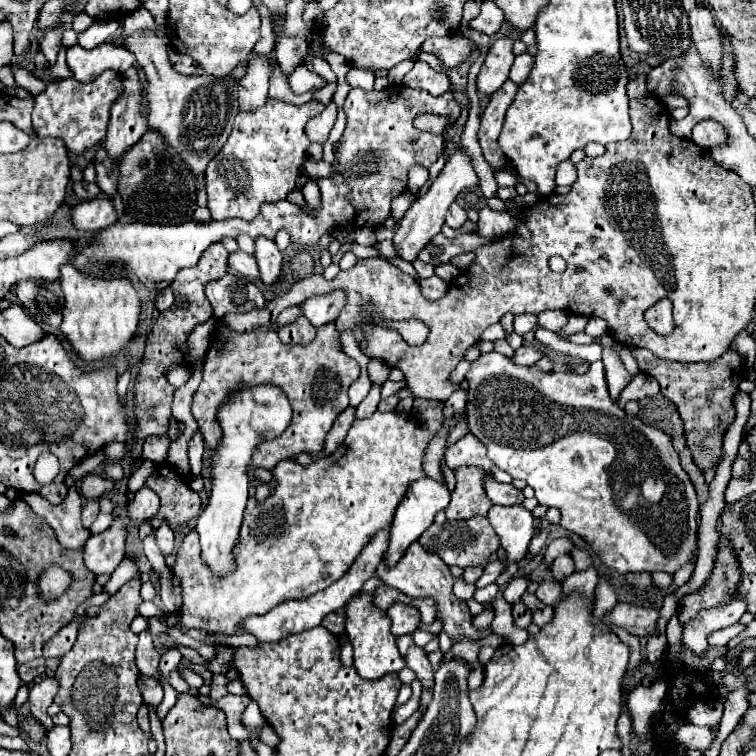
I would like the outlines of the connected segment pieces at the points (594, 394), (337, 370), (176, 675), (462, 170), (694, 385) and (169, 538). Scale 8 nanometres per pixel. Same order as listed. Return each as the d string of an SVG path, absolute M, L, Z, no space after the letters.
M492 350L488 354L480 354L480 358L472 362L470 372L466 374L466 380L470 382L468 404L466 404L468 430L472 434L476 434L476 438L480 442L486 444L488 458L500 470L506 470L512 478L520 478L530 488L534 488L536 498L542 506L558 508L560 510L560 526L578 534L578 536L582 536L608 568L614 568L622 574L626 574L626 572L650 572L650 574L652 572L668 572L668 574L676 574L676 570L680 570L684 564L688 564L692 560L692 556L696 554L696 548L698 548L698 510L700 510L700 504L698 504L696 490L690 482L690 476L680 466L680 458L678 458L674 444L672 444L672 438L668 434L660 432L658 428L646 426L644 422L628 416L622 408L618 408L614 404L614 400L608 394L608 386L606 386L606 378L604 378L604 364L600 360L590 364L586 374L540 372L534 366L516 366L506 356Z
M334 322L318 328L316 338L304 346L284 344L270 328L256 328L252 332L238 334L222 324L218 326L218 334L212 336L212 344L206 352L202 382L192 400L192 414L198 422L198 430L202 432L206 446L214 448L222 438L222 430L216 422L216 408L224 402L228 392L242 384L254 386L260 382L270 382L280 386L292 404L292 422L282 436L272 442L262 442L256 448L250 464L252 468L262 466L272 470L280 460L288 460L298 452L312 454L324 446L324 438L332 428L332 422L348 406L348 386L358 378L358 374L358 362L346 356L340 348Z
M178 668L170 672L170 676L168 676L168 682L170 682L170 686L172 686L174 690L178 690L180 694L182 694L182 692L188 692L188 690L190 690L190 686L186 684L186 680L184 680L184 676L182 676L182 672L180 672Z
M458 146L448 156L442 172L436 176L436 180L432 182L432 186L428 188L428 192L424 196L420 196L408 208L408 212L404 214L404 218L400 222L400 228L398 228L398 234L394 234L394 238L392 238L394 240L394 248L398 250L400 258L404 258L406 262L414 262L416 254L426 246L426 242L440 232L440 228L444 224L444 218L446 218L446 212L448 212L448 206L456 200L456 196L462 190L466 190L470 186L476 186L476 184L478 184L478 176L476 176L476 172L472 168L472 158L466 154L464 148Z
M730 348L720 360L714 362L668 362L654 356L648 350L632 350L632 356L638 360L642 372L648 372L652 378L658 380L660 392L670 398L684 422L684 436L686 448L692 452L694 464L706 474L706 470L714 470L722 460L722 438L728 426L734 422L734 408L732 396L738 392L738 384L744 376L744 366L740 354Z
M162 524L156 530L156 540L158 540L158 546L160 546L164 556L174 550L174 532L172 532L172 528L168 524Z

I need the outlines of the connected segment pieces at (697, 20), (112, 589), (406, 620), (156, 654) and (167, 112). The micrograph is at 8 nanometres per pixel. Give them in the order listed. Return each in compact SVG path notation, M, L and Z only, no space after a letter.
M696 2L696 6L688 12L688 16L690 16L692 42L696 44L702 60L708 62L714 72L718 72L722 44L720 44L720 30L716 28L712 12L702 2Z
M126 554L126 558L122 560L122 564L114 570L110 582L104 586L104 592L108 592L108 594L116 594L120 586L124 586L128 580L132 580L132 578L138 576L138 574L140 574L140 572L138 572L138 564L136 564L136 560L132 560L132 556Z
M392 604L392 608L386 610L392 620L392 634L412 634L420 624L420 612L412 608L412 604Z
M150 630L140 632L140 640L138 640L138 648L136 648L136 666L138 666L140 674L150 676L160 682L162 680L160 670L158 670L160 656L162 656L162 652L152 644Z
M144 28L134 34L128 34L124 40L124 48L134 52L136 64L146 74L146 96L148 96L148 124L150 128L156 128L160 134L164 134L164 140L168 146L172 146L182 160L190 166L194 176L202 176L206 170L206 164L220 152L220 148L226 144L234 116L238 112L236 108L236 92L238 92L238 80L242 78L238 70L230 72L228 76L216 78L208 74L198 76L184 76L178 74L170 60L170 44L166 38L160 38L156 32Z

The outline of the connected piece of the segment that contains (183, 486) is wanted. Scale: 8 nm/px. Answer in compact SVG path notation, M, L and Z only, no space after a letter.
M158 468L146 478L146 486L160 498L160 510L152 518L152 526L158 528L162 522L174 522L180 526L200 514L200 496L188 486L186 476L180 476L174 468Z

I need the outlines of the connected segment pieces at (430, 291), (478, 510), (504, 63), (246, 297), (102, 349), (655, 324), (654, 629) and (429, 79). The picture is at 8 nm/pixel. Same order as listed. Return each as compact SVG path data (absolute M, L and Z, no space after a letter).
M432 276L432 278L426 278L426 280L418 280L418 284L420 284L422 296L426 300L440 300L448 290L448 284L444 280L440 280L438 276Z
M456 468L456 488L452 490L452 500L446 508L448 520L466 520L470 516L486 516L492 502L484 492L484 470L480 468Z
M502 34L498 36L488 54L486 54L486 60L482 64L482 70L478 74L478 90L484 92L486 96L490 96L492 92L496 92L504 80L508 78L508 72L510 72L510 66L514 62L514 52L512 52L512 46L514 46L514 38Z
M234 274L208 282L204 292L212 304L214 316L224 316L228 312L250 312L266 304L260 288L252 280L244 280Z
M64 264L60 274L64 292L64 318L60 330L82 360L112 360L112 356L128 344L138 326L140 298L132 282L122 276L122 268L112 268L112 276L108 276L108 280L100 276L82 276L76 272L74 264Z
M658 300L654 304L654 308L648 308L648 312L644 314L646 324L660 336L670 334L674 328L674 318L672 318L672 302L668 300Z
M620 602L606 616L606 622L612 622L638 638L650 638L650 636L658 634L658 626L656 626L658 618L660 618L660 610L656 610L652 606Z
M414 62L414 68L402 80L408 88L420 88L430 92L432 96L440 96L450 90L450 78L446 72L434 72L426 62Z

